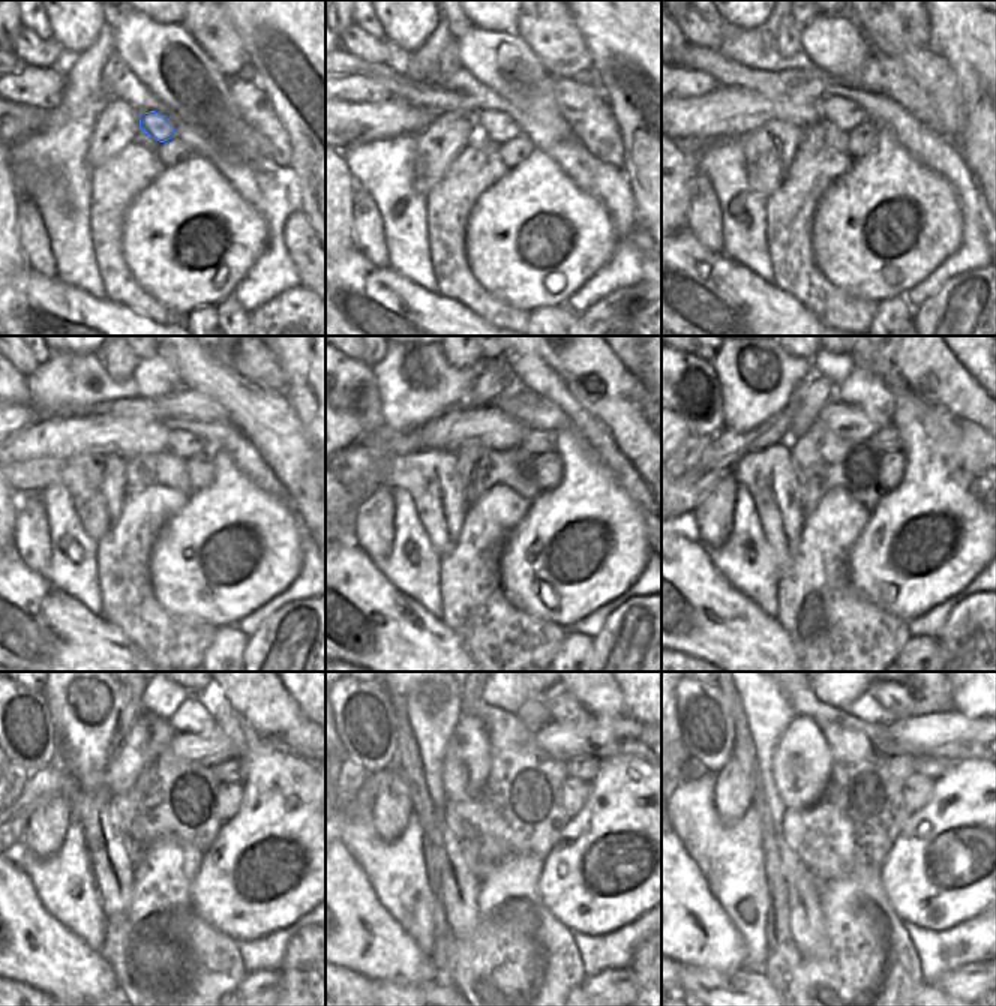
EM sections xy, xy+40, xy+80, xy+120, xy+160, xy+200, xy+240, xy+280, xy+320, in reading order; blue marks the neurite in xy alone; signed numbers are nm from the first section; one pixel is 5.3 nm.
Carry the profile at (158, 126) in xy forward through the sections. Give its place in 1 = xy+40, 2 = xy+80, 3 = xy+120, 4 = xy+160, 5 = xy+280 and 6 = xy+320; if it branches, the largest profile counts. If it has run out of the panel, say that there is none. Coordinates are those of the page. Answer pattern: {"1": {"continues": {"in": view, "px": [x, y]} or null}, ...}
{"1": {"continues": {"in": "xy+40", "px": [500, 126]}}, "2": {"continues": {"in": "xy+80", "px": [845, 114]}}, "3": {"continues": {"in": "xy+120", "px": [185, 446]}}, "4": {"continues": {"in": "xy+160", "px": [543, 441]}}, "5": {"continues": {"in": "xy+280", "px": [584, 768]}}, "6": {"continues": {"in": "xy+320", "px": [933, 768]}}}

